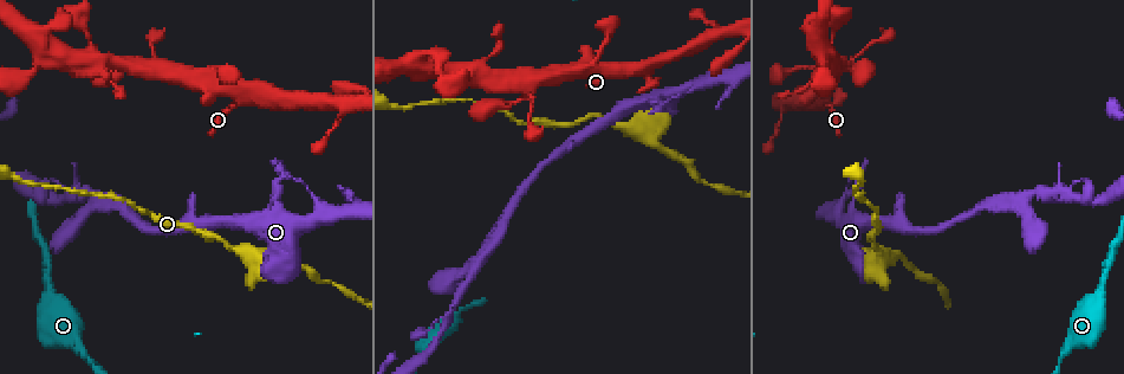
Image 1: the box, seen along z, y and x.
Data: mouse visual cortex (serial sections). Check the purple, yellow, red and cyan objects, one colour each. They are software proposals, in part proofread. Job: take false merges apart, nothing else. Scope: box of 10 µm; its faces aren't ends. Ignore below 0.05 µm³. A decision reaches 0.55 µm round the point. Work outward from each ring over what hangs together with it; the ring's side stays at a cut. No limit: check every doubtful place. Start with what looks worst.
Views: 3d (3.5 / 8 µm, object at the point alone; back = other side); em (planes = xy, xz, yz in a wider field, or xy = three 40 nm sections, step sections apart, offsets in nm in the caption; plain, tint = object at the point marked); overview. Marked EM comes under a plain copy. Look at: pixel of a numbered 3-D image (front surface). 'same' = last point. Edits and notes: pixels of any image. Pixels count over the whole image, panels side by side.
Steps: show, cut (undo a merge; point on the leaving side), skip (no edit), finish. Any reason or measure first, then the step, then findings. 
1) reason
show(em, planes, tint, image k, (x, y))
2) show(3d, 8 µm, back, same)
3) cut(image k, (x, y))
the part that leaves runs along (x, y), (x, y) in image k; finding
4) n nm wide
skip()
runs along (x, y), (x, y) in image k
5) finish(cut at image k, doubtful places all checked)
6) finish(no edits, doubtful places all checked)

three arms meet
show(3d, 3.5 µm, back, image 1, (75, 196))

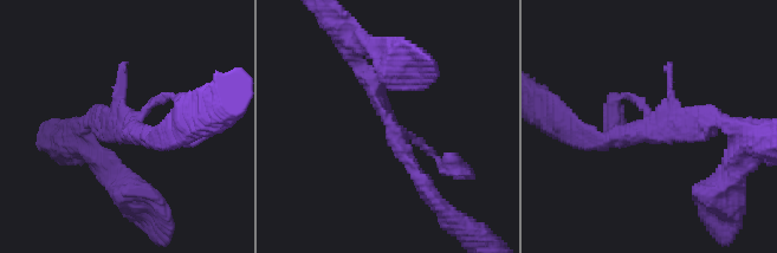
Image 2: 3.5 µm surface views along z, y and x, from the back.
show(em, planes, tint, image 2, (663, 120))

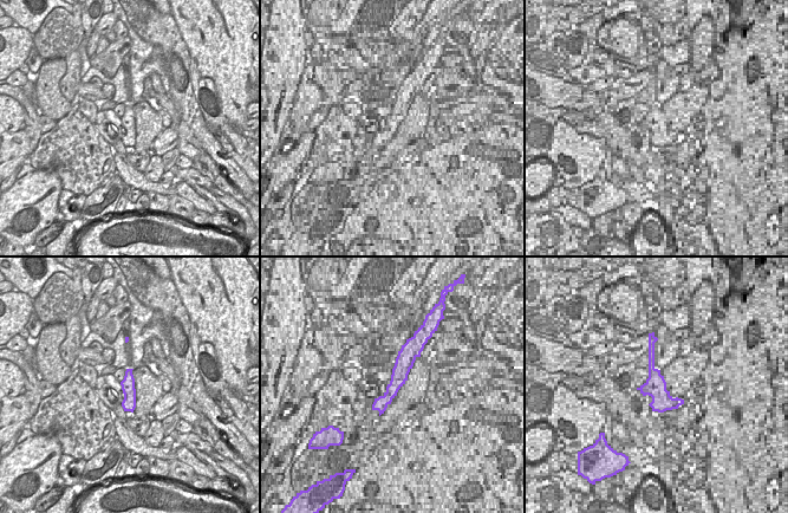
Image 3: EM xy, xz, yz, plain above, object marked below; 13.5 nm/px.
190 nm wide
skip()
runs along (129, 371), (130, 408) in image 3; continuous, no second cell

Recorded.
calibre changes
show(3d, 3.5 µm, image 1, (45, 295))

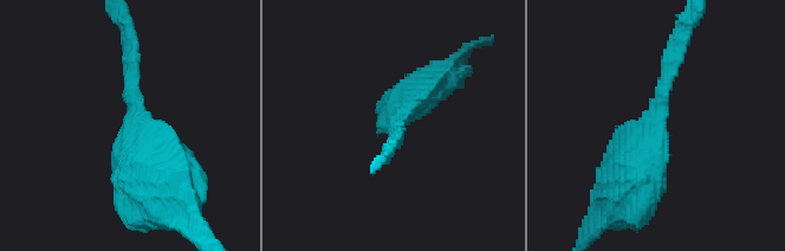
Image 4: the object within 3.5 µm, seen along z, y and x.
arms of 150, 500 nm
show(em, planes, tint, image 4, (654, 121))

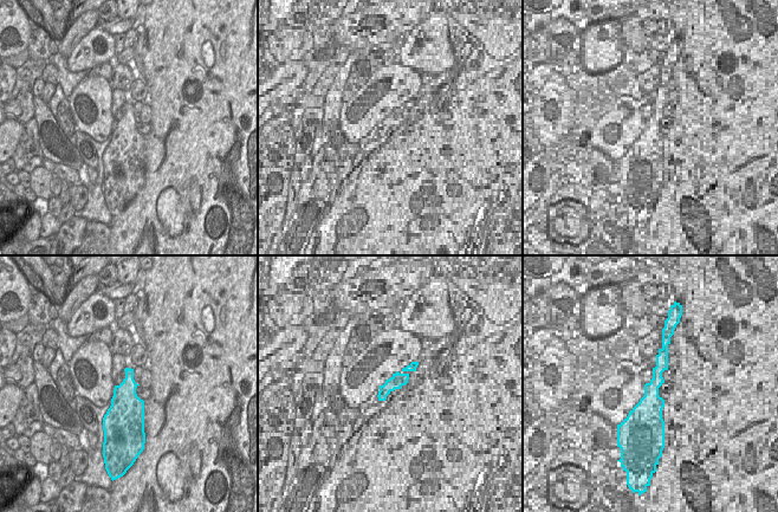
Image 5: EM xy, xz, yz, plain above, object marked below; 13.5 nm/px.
skip()
runs along (620, 184), (653, 140), (676, 45) in image 4; continuous, no second cell

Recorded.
small branch off a trunk
show(3d, 3.5 µm, image 1, (636, 129))

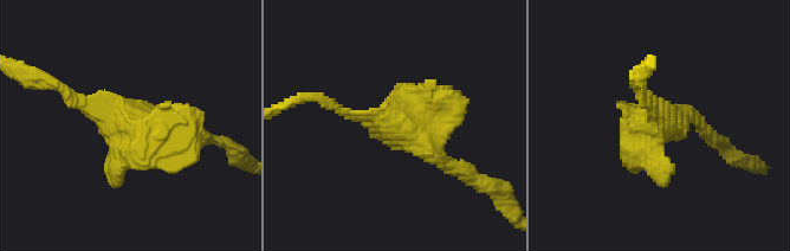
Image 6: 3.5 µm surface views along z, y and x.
shape alone is not enough
show(em, xy, step 1, tint, image 6, (394, 122))

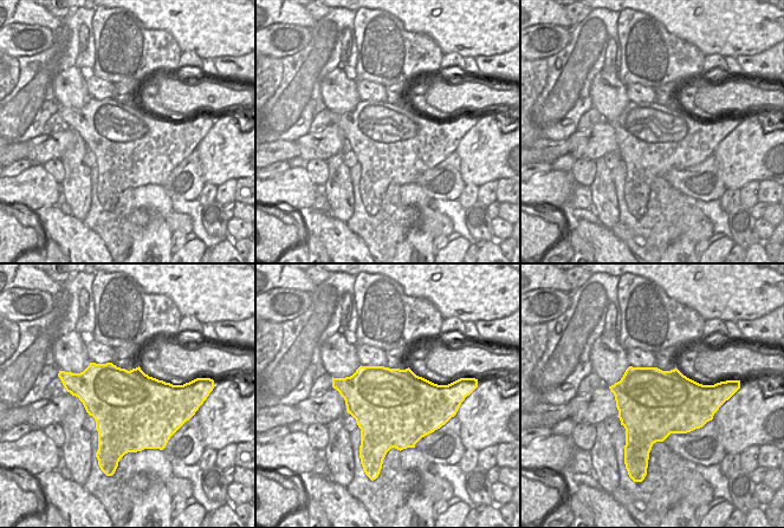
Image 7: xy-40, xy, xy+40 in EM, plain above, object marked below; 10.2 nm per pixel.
skip()
runs along (324, 100), (405, 127), (452, 166) in image 6; one cell here

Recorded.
finish(no edits, doubtful places all checked)

